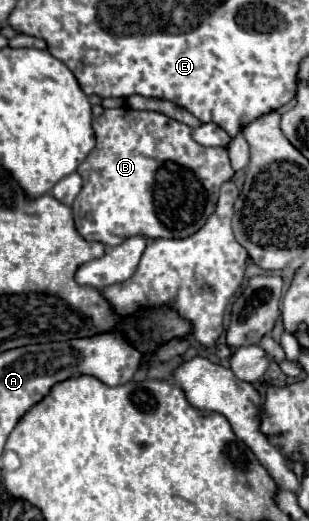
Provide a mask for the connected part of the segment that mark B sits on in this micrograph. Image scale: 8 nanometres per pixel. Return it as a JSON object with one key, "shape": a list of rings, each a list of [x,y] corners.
{"shape":[[[116,108],[116,110],[104,110],[102,116],[92,120],[92,128],[96,134],[96,146],[94,150],[88,154],[88,158],[78,166],[78,174],[84,180],[84,186],[80,190],[80,194],[76,196],[74,204],[72,204],[72,212],[74,212],[74,222],[76,222],[76,230],[80,232],[80,236],[84,240],[90,242],[102,242],[106,246],[118,246],[122,240],[132,238],[132,236],[142,236],[142,238],[186,238],[192,236],[194,232],[198,232],[198,228],[202,228],[202,224],[206,224],[206,220],[210,218],[210,214],[216,208],[216,200],[218,200],[218,190],[224,182],[228,182],[234,176],[234,170],[230,166],[226,148],[206,148],[200,146],[198,142],[192,140],[192,128],[176,122],[164,114],[158,112],[146,112],[146,110],[132,110],[132,108]]]}

